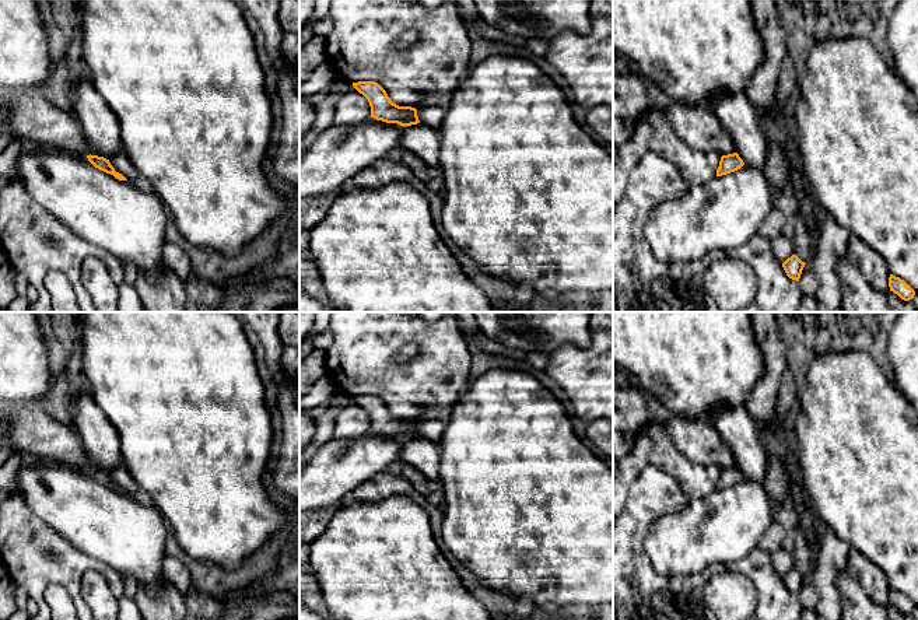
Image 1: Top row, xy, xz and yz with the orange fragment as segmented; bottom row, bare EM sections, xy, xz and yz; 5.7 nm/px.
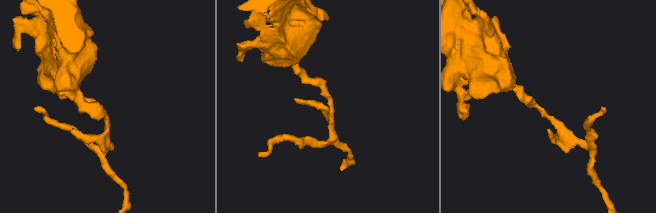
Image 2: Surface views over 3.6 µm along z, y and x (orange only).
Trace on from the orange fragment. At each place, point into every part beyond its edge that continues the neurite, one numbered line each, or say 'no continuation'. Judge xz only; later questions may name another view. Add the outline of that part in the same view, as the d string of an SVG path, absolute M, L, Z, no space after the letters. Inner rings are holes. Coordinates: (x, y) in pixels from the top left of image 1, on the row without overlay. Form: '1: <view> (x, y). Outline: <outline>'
no continuation

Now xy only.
no continuation

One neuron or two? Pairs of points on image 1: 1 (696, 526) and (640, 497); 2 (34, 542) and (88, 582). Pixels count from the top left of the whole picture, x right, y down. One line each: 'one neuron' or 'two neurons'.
1: two neurons
2: two neurons

